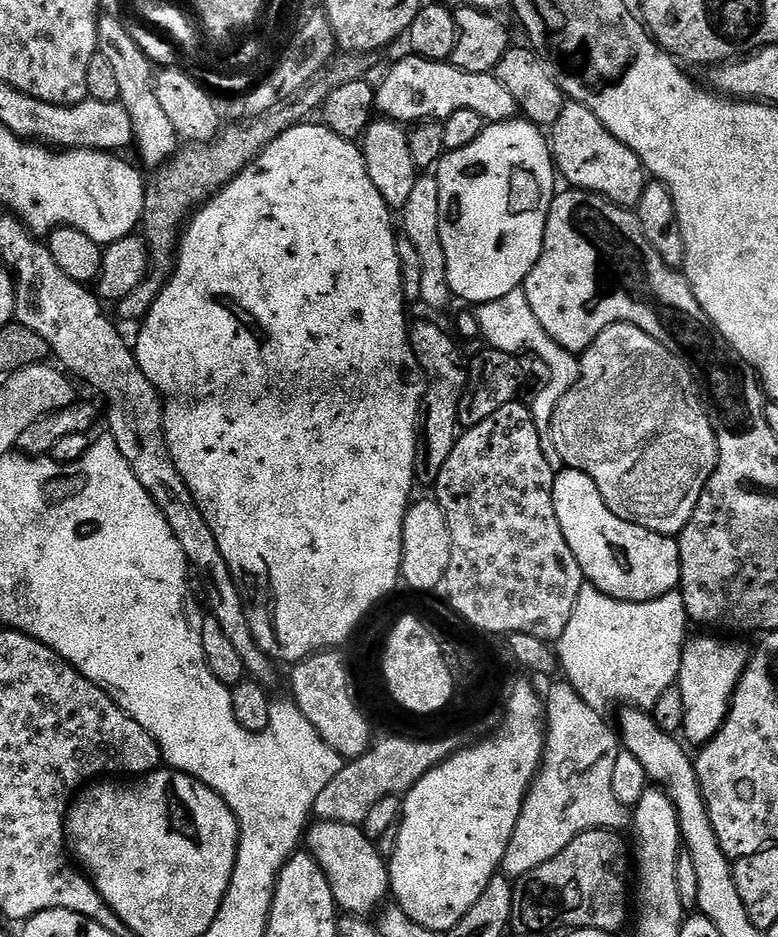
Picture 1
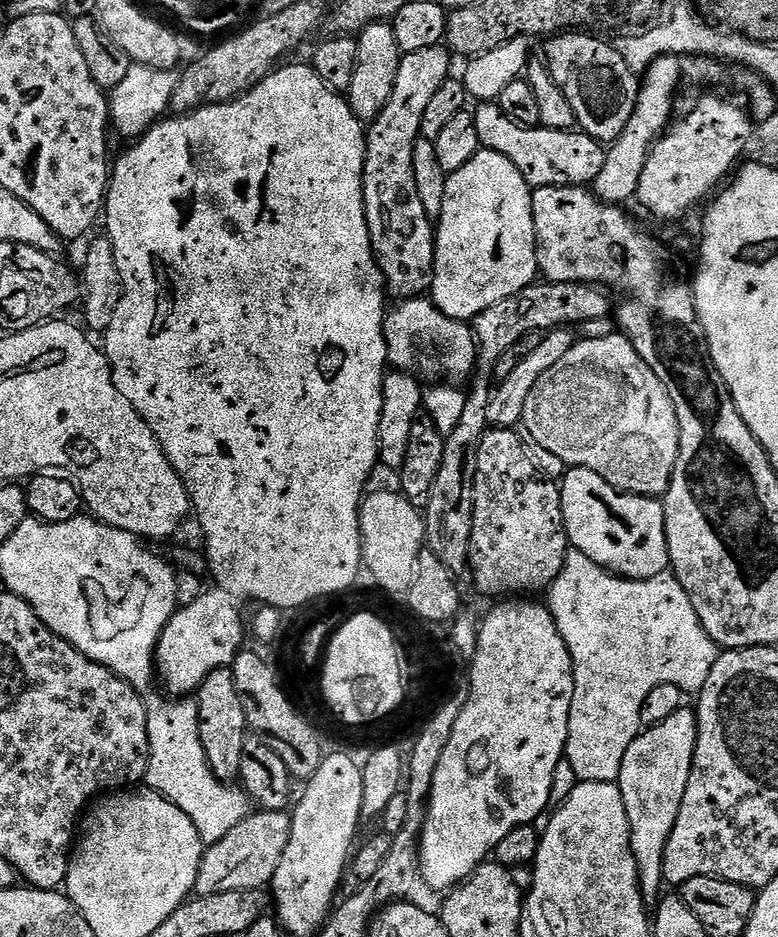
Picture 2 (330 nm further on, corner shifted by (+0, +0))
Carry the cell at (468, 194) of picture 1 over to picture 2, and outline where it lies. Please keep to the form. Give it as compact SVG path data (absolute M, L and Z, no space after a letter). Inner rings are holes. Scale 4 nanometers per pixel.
M482 150L478 154L474 154L474 158L470 158L470 162L466 162L466 166L462 166L462 170L454 170L448 173L446 198L442 198L442 214L434 228L436 233L436 261L434 262L434 274L432 275L432 287L430 289L430 299L433 304L440 307L442 314L446 314L455 320L475 321L476 315L482 310L518 294L534 283L538 276L538 269L536 266L536 231L532 217L532 194L533 189L529 188L522 178L522 174L518 174L518 166L514 166L514 162L510 162L510 158L502 158L502 154L497 152Z

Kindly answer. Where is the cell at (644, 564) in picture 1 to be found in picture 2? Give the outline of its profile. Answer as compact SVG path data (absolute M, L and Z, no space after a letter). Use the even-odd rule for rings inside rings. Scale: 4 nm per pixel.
M569 467L559 485L568 542L575 551L586 554L586 558L593 560L605 572L613 576L623 576L626 580L649 580L669 571L664 506L659 499L619 492L614 486L610 486L610 482L606 482L606 478L589 468Z

